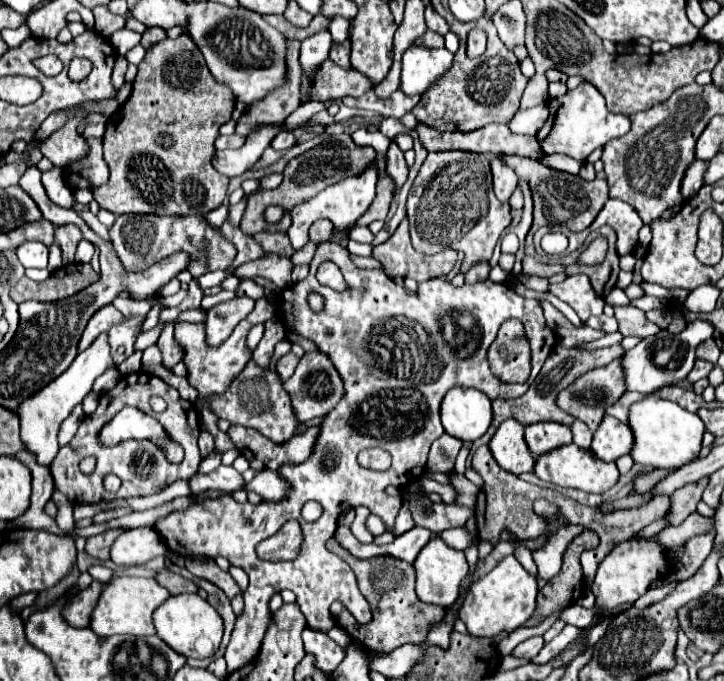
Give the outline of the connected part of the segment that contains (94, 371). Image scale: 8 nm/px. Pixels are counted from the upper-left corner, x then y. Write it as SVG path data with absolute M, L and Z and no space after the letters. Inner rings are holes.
M100 334L90 348L86 348L86 352L80 352L76 356L76 360L70 364L70 368L60 374L56 380L52 380L48 386L44 386L42 390L38 390L36 394L32 394L30 398L22 400L22 406L18 406L18 416L20 416L20 428L22 428L22 442L26 444L26 450L34 452L40 464L50 464L58 452L58 428L62 424L62 420L66 420L70 416L70 412L74 410L74 406L78 406L82 402L82 398L92 390L94 380L110 370L116 368L116 362L110 356L110 346L106 340L106 334Z

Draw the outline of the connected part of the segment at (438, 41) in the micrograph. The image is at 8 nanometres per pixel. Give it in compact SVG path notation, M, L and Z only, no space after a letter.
M428 30L424 32L424 36L418 38L416 44L422 44L422 46L430 46L430 48L444 48L444 36L434 32L434 30Z

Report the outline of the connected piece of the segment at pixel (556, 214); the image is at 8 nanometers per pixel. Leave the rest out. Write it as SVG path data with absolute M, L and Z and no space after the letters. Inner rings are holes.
M504 154L500 160L502 160L502 164L510 166L520 176L520 180L526 180L530 186L530 192L532 192L534 222L526 236L526 254L528 256L536 256L534 246L532 246L532 236L538 228L542 228L544 224L560 224L572 232L582 232L584 228L588 228L594 222L594 218L598 216L598 212L602 210L602 206L608 200L606 180L596 178L594 182L584 182L580 176L552 170L552 168L544 166L540 160L530 160L526 156L506 156Z

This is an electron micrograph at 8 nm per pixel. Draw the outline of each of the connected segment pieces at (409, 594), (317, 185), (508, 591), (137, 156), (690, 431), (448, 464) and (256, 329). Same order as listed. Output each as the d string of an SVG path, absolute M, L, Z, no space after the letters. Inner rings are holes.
M330 538L326 542L326 548L330 552L334 552L336 556L340 556L356 574L356 580L358 580L358 588L362 592L362 596L368 600L370 604L370 610L372 610L372 620L364 626L364 624L358 624L354 620L354 616L340 604L340 602L334 602L330 612L336 620L336 624L348 632L350 640L360 644L362 648L366 648L370 654L386 654L386 652L392 652L394 648L410 642L410 640L418 640L422 642L428 634L428 628L430 624L434 622L440 622L444 618L444 608L438 608L438 606L432 606L432 604L424 604L422 600L418 600L416 592L414 592L414 584L416 584L416 572L414 572L414 566L410 562L404 562L404 560L398 560L398 558L392 558L392 556L374 556L374 558L366 558L366 560L360 560L352 554L348 554L346 548L342 548L338 544L336 538Z
M336 134L336 136L330 136L328 140L324 140L322 144L314 146L312 150L304 152L302 156L290 160L286 164L286 170L284 170L284 180L282 184L276 188L276 190L264 190L264 192L258 192L256 196L250 196L248 204L246 204L246 210L244 210L244 216L242 216L242 222L240 222L240 228L244 234L252 236L256 232L262 232L262 230L274 230L274 232L288 232L290 228L290 216L286 214L280 224L276 226L268 226L264 220L262 220L262 214L264 214L264 208L266 206L272 206L272 204L278 204L286 210L292 210L296 204L300 204L302 200L310 200L314 198L318 192L322 192L326 186L330 184L336 184L338 180L344 180L344 178L350 178L350 176L360 176L362 170L366 170L366 166L370 166L374 162L374 148L372 146L356 146L350 138L350 134Z
M506 556L496 564L492 572L470 586L470 592L460 608L460 620L468 626L472 636L480 638L494 638L502 632L514 632L534 614L536 596L538 578L526 572L526 568L514 556Z
M188 34L178 38L164 38L162 42L148 48L144 60L138 64L132 96L110 116L102 138L103 157L110 168L110 180L94 190L94 200L100 208L112 214L156 214L156 216L196 216L218 208L226 198L228 178L218 174L210 158L216 152L214 140L218 128L232 118L234 94L230 88L220 86L210 76L204 56L198 52L194 40ZM164 168L172 182L164 182Z
M648 396L630 408L630 428L634 432L634 448L630 456L634 462L652 468L680 468L694 462L700 456L704 422L698 414L684 410L676 402L662 400L658 396Z
M444 434L442 438L432 442L426 468L430 472L444 472L444 474L452 472L460 448L462 448L462 442L458 438L452 438L452 436Z
M262 323L254 326L248 333L246 343L251 351L253 351L256 348L257 344L262 338L263 331L264 331L264 324Z

